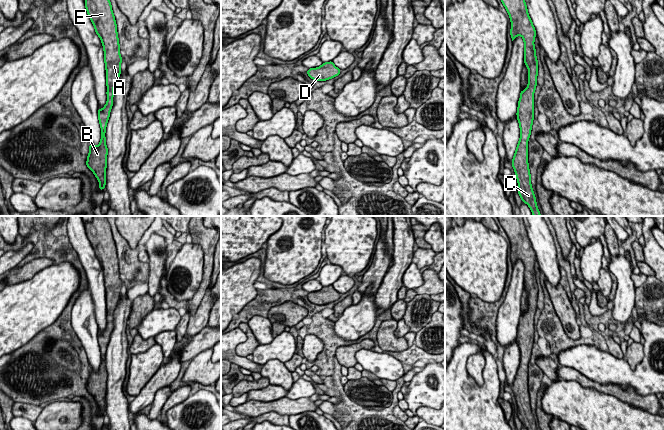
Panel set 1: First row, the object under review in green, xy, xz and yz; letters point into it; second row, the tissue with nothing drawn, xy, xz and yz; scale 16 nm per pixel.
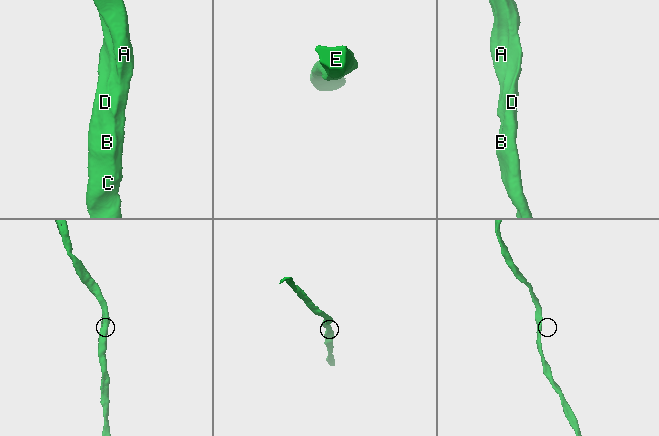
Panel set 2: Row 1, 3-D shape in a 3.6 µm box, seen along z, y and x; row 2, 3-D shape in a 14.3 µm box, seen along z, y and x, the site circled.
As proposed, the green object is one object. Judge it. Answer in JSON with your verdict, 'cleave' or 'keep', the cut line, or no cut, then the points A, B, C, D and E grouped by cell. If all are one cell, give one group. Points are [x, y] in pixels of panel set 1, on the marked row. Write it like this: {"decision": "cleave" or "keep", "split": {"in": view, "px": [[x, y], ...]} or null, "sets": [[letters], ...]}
{"decision": "keep", "split": null, "sets": [["A", "B", "C", "D", "E"]]}

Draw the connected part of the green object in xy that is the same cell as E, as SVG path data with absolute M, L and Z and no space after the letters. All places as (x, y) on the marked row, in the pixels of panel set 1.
M84 0L87 14L99 36L104 50L106 69L107 102L102 109L98 108L98 119L101 127L101 140L98 146L89 145L86 165L96 176L103 190L106 184L106 167L108 149L106 146L106 126L113 106L114 87L121 74L122 57L117 33L117 25L110 0Z

